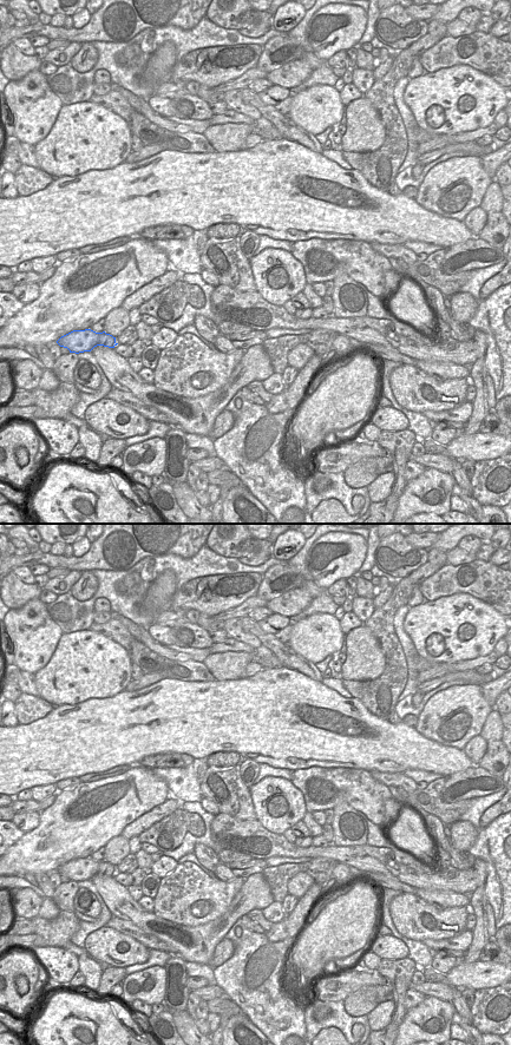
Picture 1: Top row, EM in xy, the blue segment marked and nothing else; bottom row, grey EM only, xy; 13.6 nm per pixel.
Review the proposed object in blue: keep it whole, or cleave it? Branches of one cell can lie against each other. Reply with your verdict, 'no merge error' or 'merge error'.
merge error

